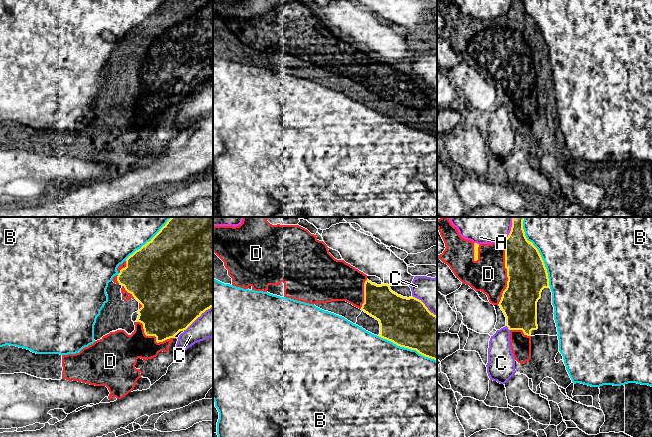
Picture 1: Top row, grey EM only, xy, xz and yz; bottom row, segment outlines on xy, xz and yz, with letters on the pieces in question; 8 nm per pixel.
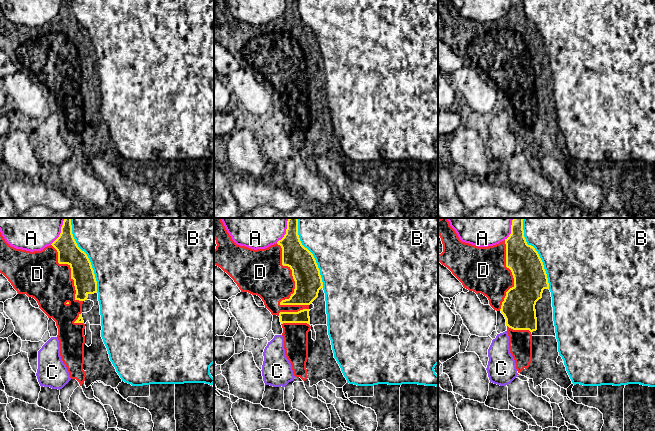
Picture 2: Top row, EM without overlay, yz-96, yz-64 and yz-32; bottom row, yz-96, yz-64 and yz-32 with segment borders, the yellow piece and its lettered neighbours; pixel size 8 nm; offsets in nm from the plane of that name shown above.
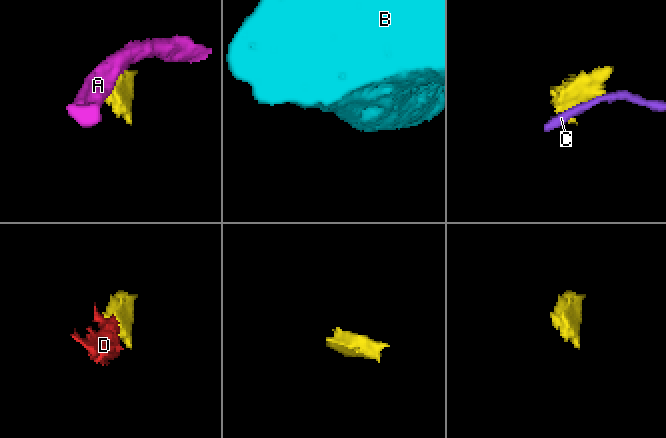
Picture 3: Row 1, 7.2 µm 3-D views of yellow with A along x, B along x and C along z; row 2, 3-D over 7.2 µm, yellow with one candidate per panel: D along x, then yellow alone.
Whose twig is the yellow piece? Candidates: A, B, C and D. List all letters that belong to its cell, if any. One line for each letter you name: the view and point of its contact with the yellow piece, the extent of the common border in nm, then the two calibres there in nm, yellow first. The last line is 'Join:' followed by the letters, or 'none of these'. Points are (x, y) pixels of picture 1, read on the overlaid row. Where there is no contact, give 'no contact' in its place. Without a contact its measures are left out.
D: meets yellow in yz at (507, 271); contact 500 nm long; 320 nm thick on the yellow side, 300 nm on the other
Join: D

